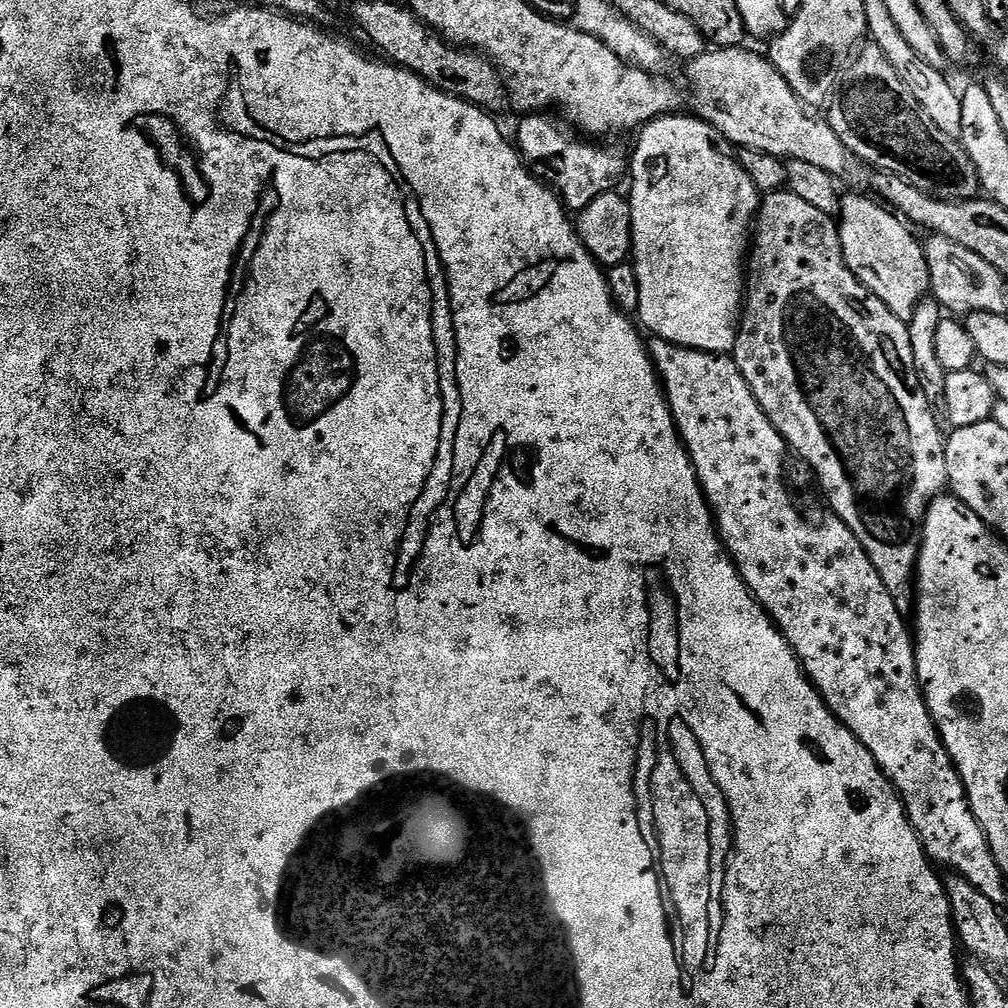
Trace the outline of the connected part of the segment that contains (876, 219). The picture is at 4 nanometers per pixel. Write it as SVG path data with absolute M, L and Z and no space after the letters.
M848 195L841 199L838 227L844 261L862 284L886 302L890 314L907 322L932 286L924 246L919 239L916 241L917 233L897 213L872 200Z

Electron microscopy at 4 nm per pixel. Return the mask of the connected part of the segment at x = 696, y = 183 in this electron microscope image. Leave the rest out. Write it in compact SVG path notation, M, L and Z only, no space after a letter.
M669 114L660 116L645 124L639 129L640 141L636 144L636 153L630 156L630 180L632 176L632 192L628 196L628 205L632 207L632 254L631 259L636 266L638 274L638 302L640 311L638 320L645 324L657 340L674 342L683 348L693 348L699 352L719 352L728 354L736 346L736 329L740 326L740 318L744 307L746 295L746 257L750 252L750 233L754 228L756 213L762 199L757 192L750 174L742 170L734 146L714 126L697 118L695 115L680 116L681 114Z

